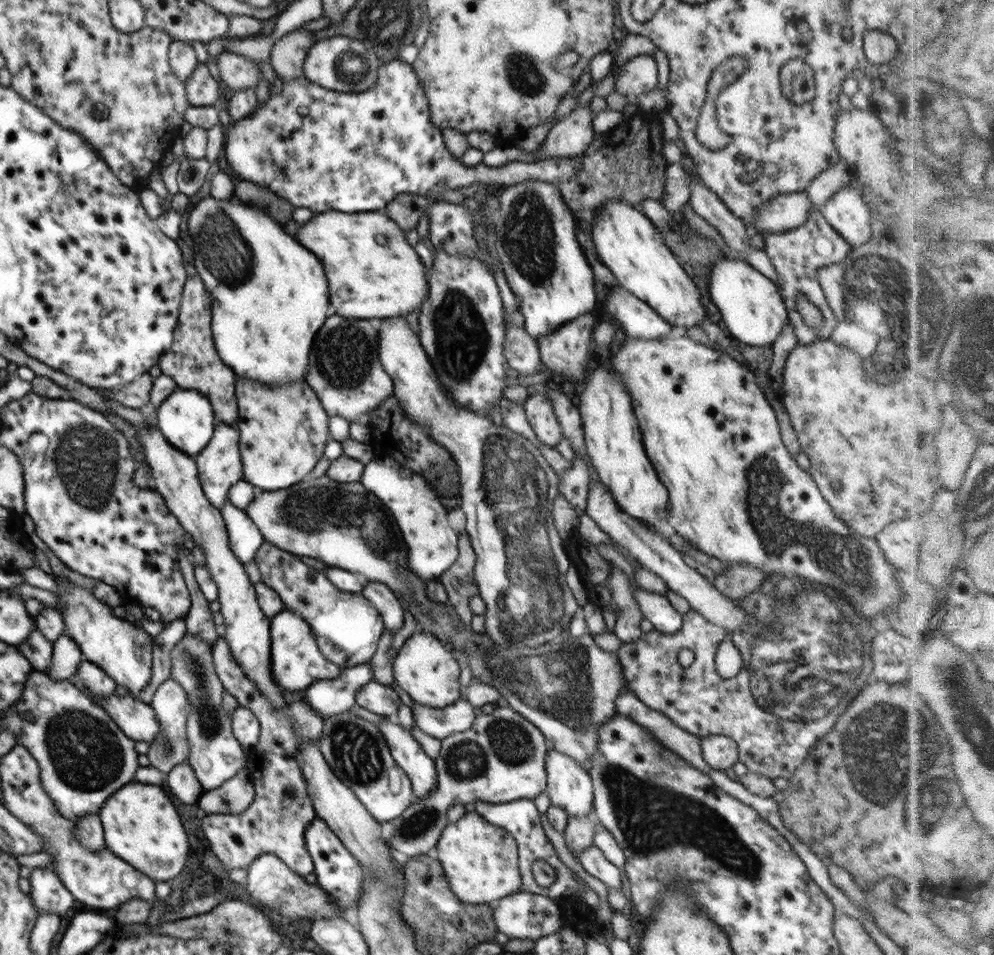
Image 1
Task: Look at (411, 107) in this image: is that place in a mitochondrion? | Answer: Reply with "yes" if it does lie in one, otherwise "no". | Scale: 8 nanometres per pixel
no

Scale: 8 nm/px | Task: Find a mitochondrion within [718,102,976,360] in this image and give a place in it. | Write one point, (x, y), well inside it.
(927, 319)

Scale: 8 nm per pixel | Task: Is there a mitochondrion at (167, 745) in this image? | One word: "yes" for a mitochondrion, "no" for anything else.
yes

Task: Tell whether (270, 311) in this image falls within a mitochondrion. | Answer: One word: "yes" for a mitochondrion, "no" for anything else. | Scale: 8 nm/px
no

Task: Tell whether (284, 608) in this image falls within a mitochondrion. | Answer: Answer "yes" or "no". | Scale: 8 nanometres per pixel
no

